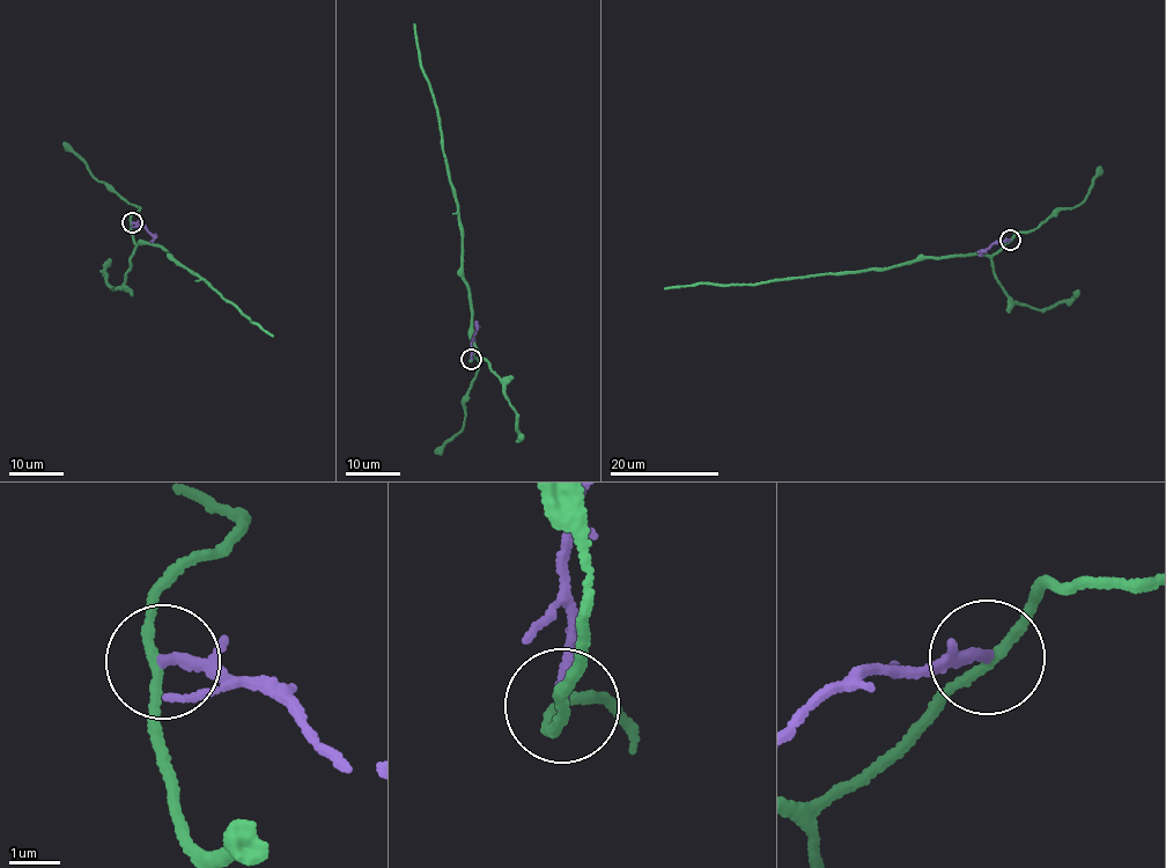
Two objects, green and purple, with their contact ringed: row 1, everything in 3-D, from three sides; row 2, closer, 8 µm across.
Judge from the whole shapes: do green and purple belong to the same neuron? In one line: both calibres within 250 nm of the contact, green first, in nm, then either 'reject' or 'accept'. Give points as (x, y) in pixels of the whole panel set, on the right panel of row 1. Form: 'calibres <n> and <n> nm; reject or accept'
calibres 180 and 200 nm; reject

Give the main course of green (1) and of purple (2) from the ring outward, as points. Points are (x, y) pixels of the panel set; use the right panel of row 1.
1: (1010, 241), (993, 255), (917, 260), (876, 271), (750, 285), (723, 286), (707, 281), (664, 287)
2: (1010, 240), (993, 242), (982, 255)

